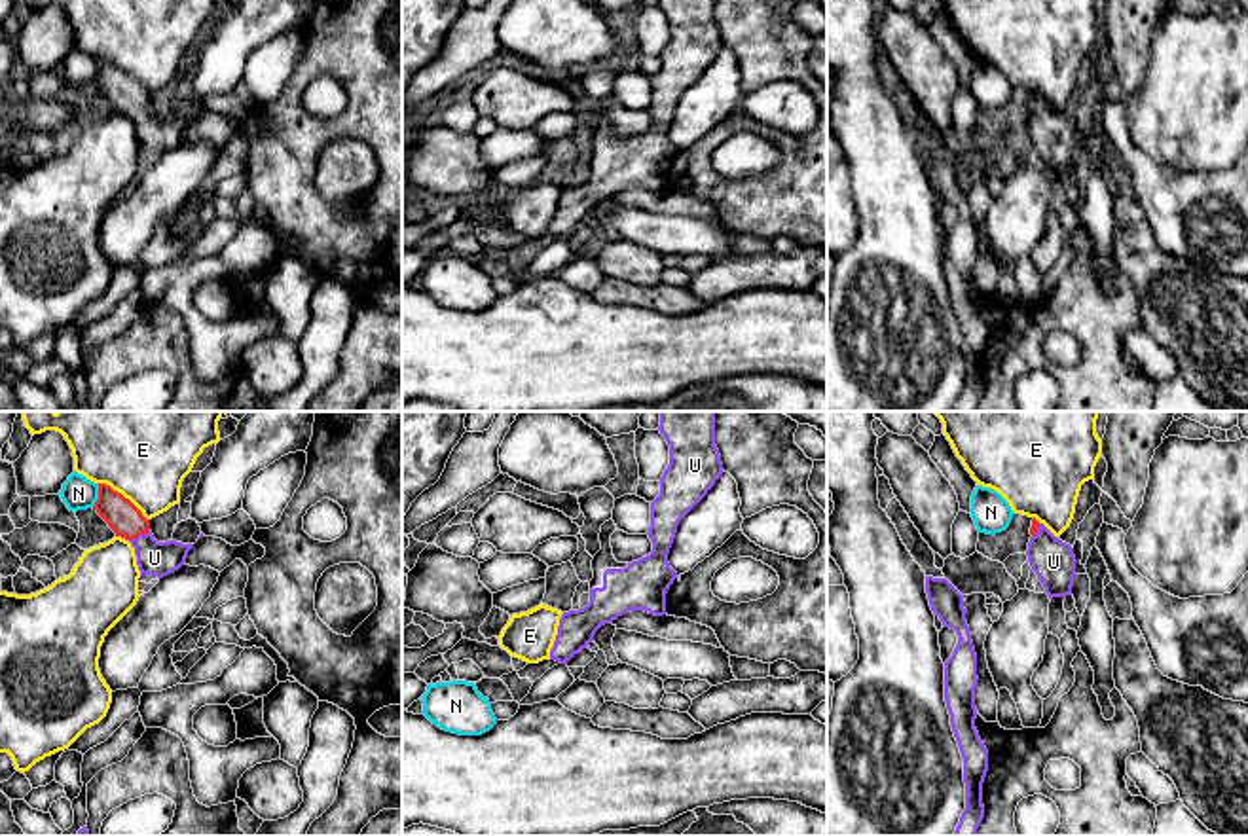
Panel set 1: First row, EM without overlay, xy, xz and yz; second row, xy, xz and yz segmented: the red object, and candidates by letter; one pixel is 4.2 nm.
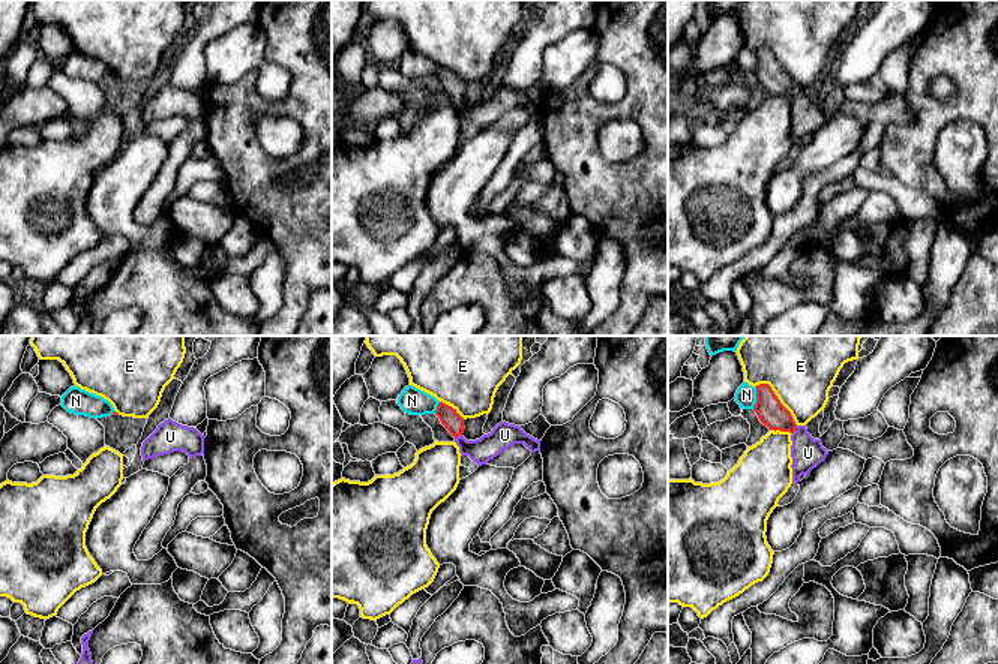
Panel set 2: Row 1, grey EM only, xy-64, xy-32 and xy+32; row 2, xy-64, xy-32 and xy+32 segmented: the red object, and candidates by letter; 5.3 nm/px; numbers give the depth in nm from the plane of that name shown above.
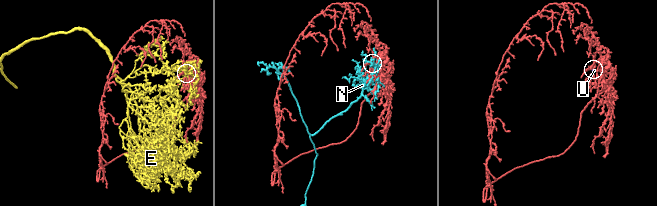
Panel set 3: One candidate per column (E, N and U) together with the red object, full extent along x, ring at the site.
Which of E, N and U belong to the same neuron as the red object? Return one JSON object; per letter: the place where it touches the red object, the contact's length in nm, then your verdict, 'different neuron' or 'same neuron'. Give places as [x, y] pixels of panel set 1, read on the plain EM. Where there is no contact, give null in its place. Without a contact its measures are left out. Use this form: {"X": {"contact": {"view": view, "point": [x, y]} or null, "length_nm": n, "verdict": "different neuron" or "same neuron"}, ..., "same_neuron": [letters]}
{"E": {"contact": {"view": "xy", "point": [122, 71]}, "length_nm": 280, "verdict": "different neuron"}, "N": {"contact": {"view": "xy", "point": [99, 71]}, "length_nm": 110, "verdict": "different neuron"}, "U": {"contact": {"view": "xy", "point": [139, 109]}, "length_nm": 100, "verdict": "same neuron"}, "same_neuron": ["U"]}

